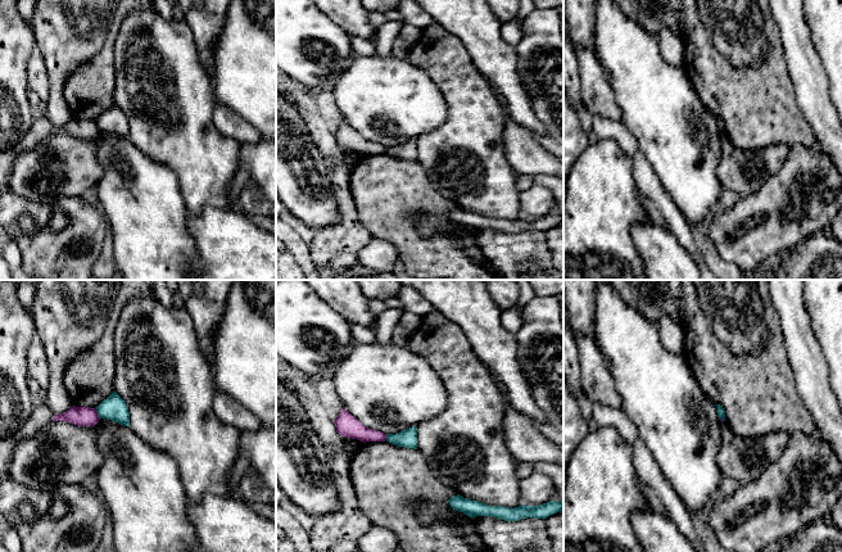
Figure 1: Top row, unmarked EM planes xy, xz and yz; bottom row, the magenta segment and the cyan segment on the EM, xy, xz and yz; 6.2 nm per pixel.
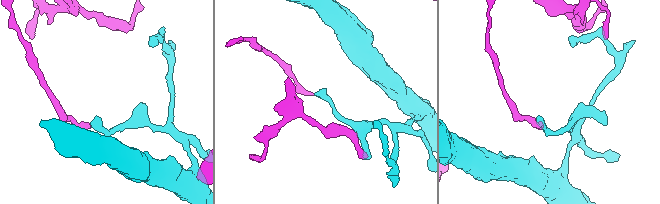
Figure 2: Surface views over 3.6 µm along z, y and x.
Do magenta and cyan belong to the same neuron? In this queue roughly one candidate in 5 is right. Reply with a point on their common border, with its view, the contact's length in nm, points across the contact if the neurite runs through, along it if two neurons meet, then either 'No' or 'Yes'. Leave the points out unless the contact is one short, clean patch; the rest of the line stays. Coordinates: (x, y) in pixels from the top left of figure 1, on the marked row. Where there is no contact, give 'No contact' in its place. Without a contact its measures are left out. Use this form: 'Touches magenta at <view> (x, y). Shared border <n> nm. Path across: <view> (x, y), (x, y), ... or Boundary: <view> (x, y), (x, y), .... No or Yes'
Touches magenta at xy (96, 414). Shared border 80 nm. No

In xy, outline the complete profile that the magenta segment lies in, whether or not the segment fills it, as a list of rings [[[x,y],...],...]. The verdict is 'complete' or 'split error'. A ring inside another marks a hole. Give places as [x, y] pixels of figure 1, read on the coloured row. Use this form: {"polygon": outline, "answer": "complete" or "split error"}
{"polygon": [[[72,406],[62,415],[54,415],[53,421],[67,421],[77,426],[94,426],[99,422],[95,408]]], "answer": "complete"}

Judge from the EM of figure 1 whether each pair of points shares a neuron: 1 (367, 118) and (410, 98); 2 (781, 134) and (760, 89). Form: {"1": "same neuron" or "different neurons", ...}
{"1": "same neuron", "2": "same neuron"}

